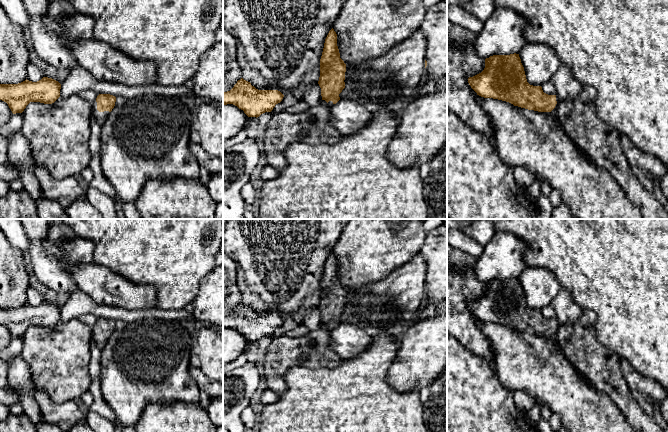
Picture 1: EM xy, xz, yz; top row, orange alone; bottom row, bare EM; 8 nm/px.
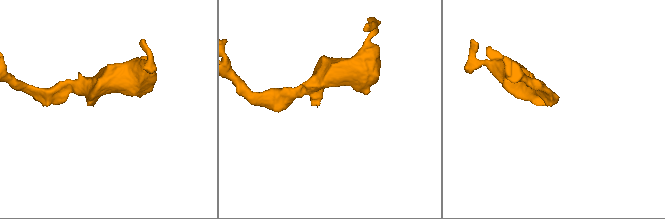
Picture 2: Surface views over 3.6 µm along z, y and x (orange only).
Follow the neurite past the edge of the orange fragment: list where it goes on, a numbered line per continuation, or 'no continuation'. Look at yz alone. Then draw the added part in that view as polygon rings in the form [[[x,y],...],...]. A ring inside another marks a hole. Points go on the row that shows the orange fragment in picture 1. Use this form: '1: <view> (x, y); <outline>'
1: yz (553, 113); [[[556,96],[556,101],[557,101],[557,104],[556,104],[555,108],[554,108],[551,112],[546,112],[546,113],[548,113],[552,118],[556,118],[556,117],[557,117],[557,106],[558,106],[558,103],[559,103],[559,99],[558,99],[557,96]]]

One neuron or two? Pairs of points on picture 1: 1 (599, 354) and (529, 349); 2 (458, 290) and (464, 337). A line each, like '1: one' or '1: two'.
1: two
2: one

